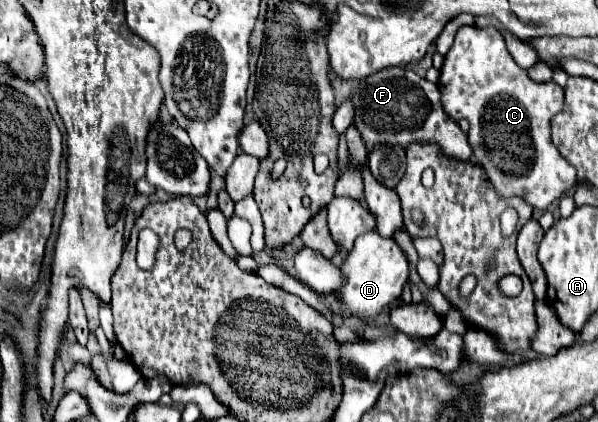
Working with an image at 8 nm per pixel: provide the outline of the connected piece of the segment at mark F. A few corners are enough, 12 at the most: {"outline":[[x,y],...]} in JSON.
{"outline":[[387,67],[351,97],[367,151],[435,141],[471,159],[439,85]]}

